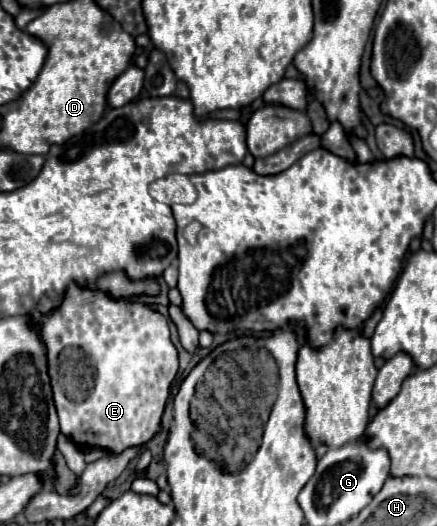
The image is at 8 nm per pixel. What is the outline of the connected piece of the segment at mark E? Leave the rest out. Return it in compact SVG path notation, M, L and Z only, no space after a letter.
M70 285L56 309L38 315L38 319L28 319L28 323L38 329L38 335L46 345L48 373L60 431L72 439L78 449L88 451L92 447L102 447L120 453L126 447L148 443L160 431L160 417L170 393L170 383L178 371L178 355L170 341L168 319L162 313L134 301L132 297L114 299L100 289Z

